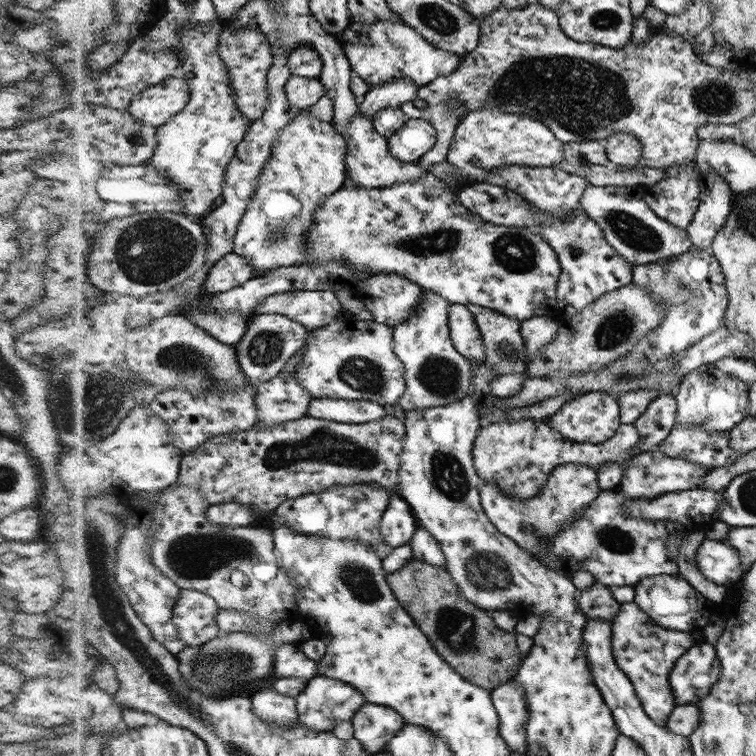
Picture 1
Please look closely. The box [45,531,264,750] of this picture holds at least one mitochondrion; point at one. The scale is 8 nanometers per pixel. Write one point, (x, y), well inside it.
(231, 657)

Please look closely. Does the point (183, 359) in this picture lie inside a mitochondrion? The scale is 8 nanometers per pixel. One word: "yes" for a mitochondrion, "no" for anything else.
yes

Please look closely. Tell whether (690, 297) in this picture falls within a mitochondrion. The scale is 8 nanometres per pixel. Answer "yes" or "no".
yes

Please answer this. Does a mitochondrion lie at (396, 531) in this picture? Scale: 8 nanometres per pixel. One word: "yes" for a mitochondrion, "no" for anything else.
no

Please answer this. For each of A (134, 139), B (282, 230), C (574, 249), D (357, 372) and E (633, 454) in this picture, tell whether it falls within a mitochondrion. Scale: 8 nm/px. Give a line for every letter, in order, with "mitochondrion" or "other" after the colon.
A: other
B: mitochondrion
C: mitochondrion
D: mitochondrion
E: other

